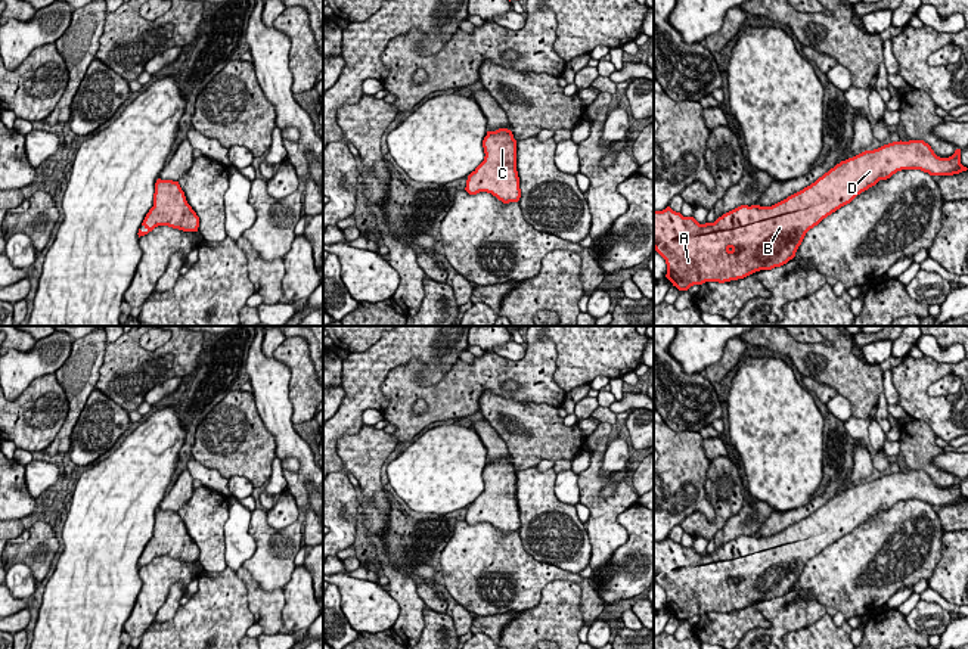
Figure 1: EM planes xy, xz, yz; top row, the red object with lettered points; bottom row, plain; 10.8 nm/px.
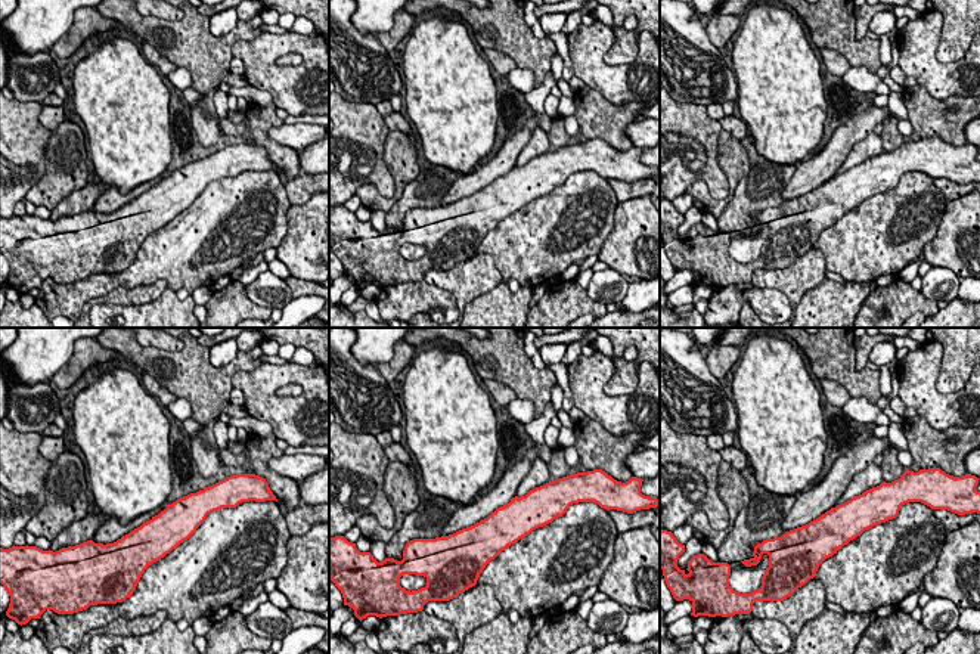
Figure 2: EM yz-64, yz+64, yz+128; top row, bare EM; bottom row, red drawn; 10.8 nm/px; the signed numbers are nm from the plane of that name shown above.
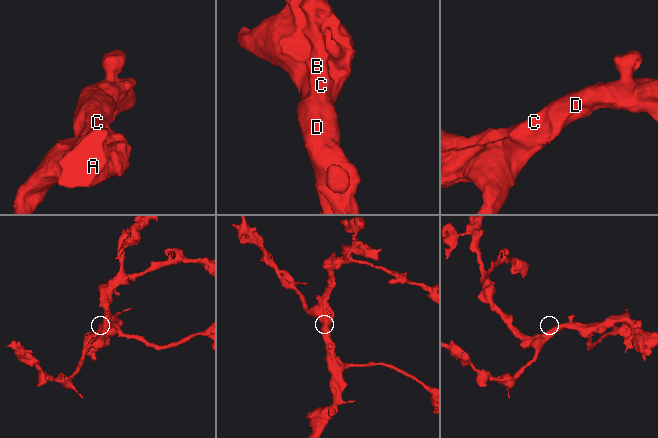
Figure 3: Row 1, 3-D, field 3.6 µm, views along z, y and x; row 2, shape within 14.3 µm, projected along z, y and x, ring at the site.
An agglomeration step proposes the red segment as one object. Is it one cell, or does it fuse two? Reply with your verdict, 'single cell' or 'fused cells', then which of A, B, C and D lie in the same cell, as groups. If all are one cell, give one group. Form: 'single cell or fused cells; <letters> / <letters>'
single cell; A B C D

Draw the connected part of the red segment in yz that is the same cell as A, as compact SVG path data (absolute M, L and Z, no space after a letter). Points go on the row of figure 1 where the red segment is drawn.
M924 140L893 142L841 161L815 183L772 205L741 205L714 223L699 224L667 206L654 211L654 249L666 260L666 277L679 291L705 282L730 282L760 270L772 270L795 257L806 233L823 218L850 204L857 195L902 170L921 170L930 176L953 176L968 168L961 164L961 149L940 158Z

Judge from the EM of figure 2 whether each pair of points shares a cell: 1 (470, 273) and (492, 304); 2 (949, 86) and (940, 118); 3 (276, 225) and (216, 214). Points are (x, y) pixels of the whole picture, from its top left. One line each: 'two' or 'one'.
1: two
2: two
3: one

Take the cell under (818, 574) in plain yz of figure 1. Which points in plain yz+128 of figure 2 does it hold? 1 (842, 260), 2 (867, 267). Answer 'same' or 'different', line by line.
1: same
2: same

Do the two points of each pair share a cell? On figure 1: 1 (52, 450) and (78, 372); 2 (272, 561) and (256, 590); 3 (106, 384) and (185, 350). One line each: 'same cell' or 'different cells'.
1: same cell
2: different cells
3: same cell

